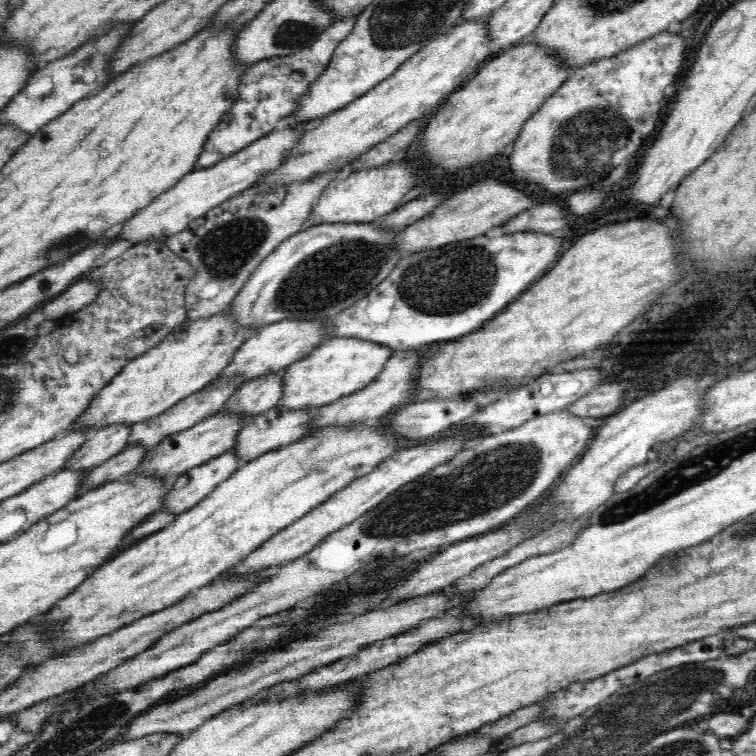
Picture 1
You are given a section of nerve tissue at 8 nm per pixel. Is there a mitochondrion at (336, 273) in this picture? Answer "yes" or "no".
yes

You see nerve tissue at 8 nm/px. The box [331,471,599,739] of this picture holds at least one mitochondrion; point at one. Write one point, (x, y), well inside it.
(373, 574)

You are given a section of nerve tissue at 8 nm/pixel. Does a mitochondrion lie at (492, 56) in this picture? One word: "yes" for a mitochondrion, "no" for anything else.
no

